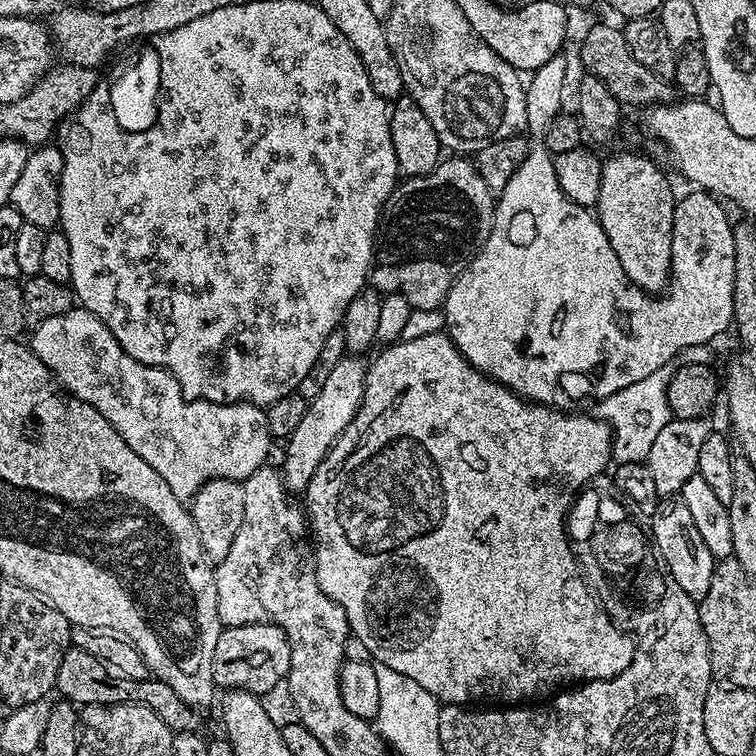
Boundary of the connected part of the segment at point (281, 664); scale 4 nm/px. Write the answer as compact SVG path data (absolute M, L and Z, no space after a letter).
M243 624L225 627L218 634L218 646L214 650L214 682L217 689L241 688L263 697L283 685L290 670L290 642L277 624Z

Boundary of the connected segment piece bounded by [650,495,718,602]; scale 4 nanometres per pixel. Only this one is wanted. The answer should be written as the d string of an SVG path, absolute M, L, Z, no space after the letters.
M668 495L657 499L650 524L652 524L651 539L660 559L670 570L674 584L686 590L686 594L692 600L699 602L702 598L706 598L706 590L710 590L710 582L714 578L718 561L710 554L706 542L702 542L702 534L698 534L694 514L690 514L686 502L682 502L679 495Z

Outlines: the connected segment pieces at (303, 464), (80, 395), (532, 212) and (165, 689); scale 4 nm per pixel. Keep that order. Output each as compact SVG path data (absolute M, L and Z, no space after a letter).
M345 354L330 370L330 375L322 385L318 398L309 400L306 415L302 417L302 422L298 425L298 430L294 430L292 436L287 437L284 448L284 464L282 463L282 475L284 485L293 494L304 494L308 491L308 483L312 480L314 470L322 466L326 454L336 445L336 440L350 426L354 414L358 414L360 403L366 390L366 374L368 364L359 355Z
M79 306L72 307L66 314L58 314L54 318L46 318L41 324L35 325L33 332L36 333L33 334L32 340L30 339L32 352L56 376L56 379L60 381L60 385L72 396L76 396L82 402L94 406L94 410L98 410L98 414L102 414L102 418L106 418L106 422L110 422L114 426L114 430L118 430L118 434L122 434L126 446L130 446L130 450L134 450L134 454L138 454L138 458L142 458L142 462L154 466L154 470L158 470L158 474L162 474L162 479L165 480L166 486L170 486L170 490L174 490L174 494L179 500L191 501L196 491L208 480L226 478L227 480L243 482L250 474L254 474L254 470L263 468L269 463L268 451L271 450L272 444L274 444L274 437L272 437L268 429L268 413L261 405L243 402L239 404L215 404L205 400L188 400L184 396L184 391L180 389L178 382L167 368L146 366L142 362L138 362L138 358L130 358L130 354L126 354L126 350L122 350L122 346L118 346L118 338L114 338L114 334L110 334L107 326L97 316L90 314L85 308Z
M544 150L540 152L530 151L526 154L525 160L522 162L522 166L518 166L514 170L514 174L506 182L506 186L498 194L496 200L496 213L492 219L492 229L488 235L488 241L484 243L484 247L476 253L476 256L472 261L468 263L463 274L457 278L454 282L454 286L450 286L450 294L444 300L442 305L443 312L445 314L445 329L448 336L454 342L454 346L458 346L460 353L469 360L475 368L482 374L486 374L491 380L497 380L502 386L506 386L510 391L516 393L518 396L524 397L525 400L530 400L534 404L544 404L547 408L558 408L561 410L571 409L576 406L579 400L589 400L589 402L595 402L598 400L605 400L610 394L618 394L618 390L626 390L626 386L634 386L634 382L642 382L642 378L646 378L650 374L654 374L654 370L659 368L669 367L673 362L672 359L679 357L684 353L687 348L693 348L699 344L706 344L715 341L715 336L720 336L724 331L729 331L732 324L732 311L734 310L734 234L732 233L733 221L728 220L728 216L724 213L725 205L721 203L717 197L703 191L692 190L689 196L681 195L676 201L676 209L674 210L674 238L672 239L672 275L669 279L666 289L666 295L663 298L657 298L655 295L642 291L638 286L634 286L630 282L630 278L626 278L626 274L622 270L622 266L618 266L618 258L614 255L613 248L610 247L610 238L606 238L606 230L602 230L600 221L596 219L595 215L589 209L578 206L574 202L570 202L570 198L566 198L566 194L562 192L562 186L558 186L558 174L554 170L554 159L550 158L549 153Z
M71 647L62 659L62 664L58 668L55 691L77 706L141 704L154 710L154 714L158 714L158 718L162 718L162 722L166 722L166 726L171 728L173 733L191 732L197 727L197 709L190 707L182 698L178 698L178 694L174 694L174 690L170 690L170 686L166 686L166 682L155 678L131 680L120 675L119 672L115 672L107 664L103 664L98 658L94 658L94 654L86 654L86 650L81 648Z

